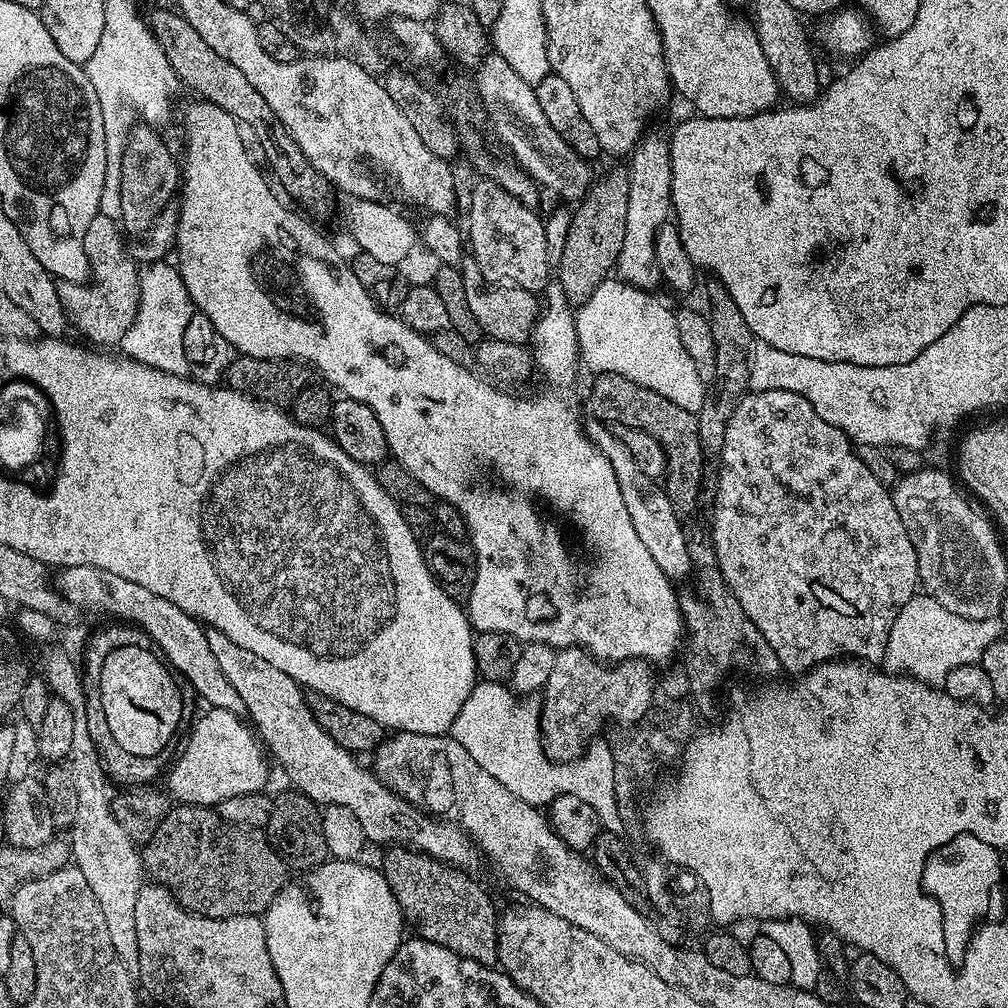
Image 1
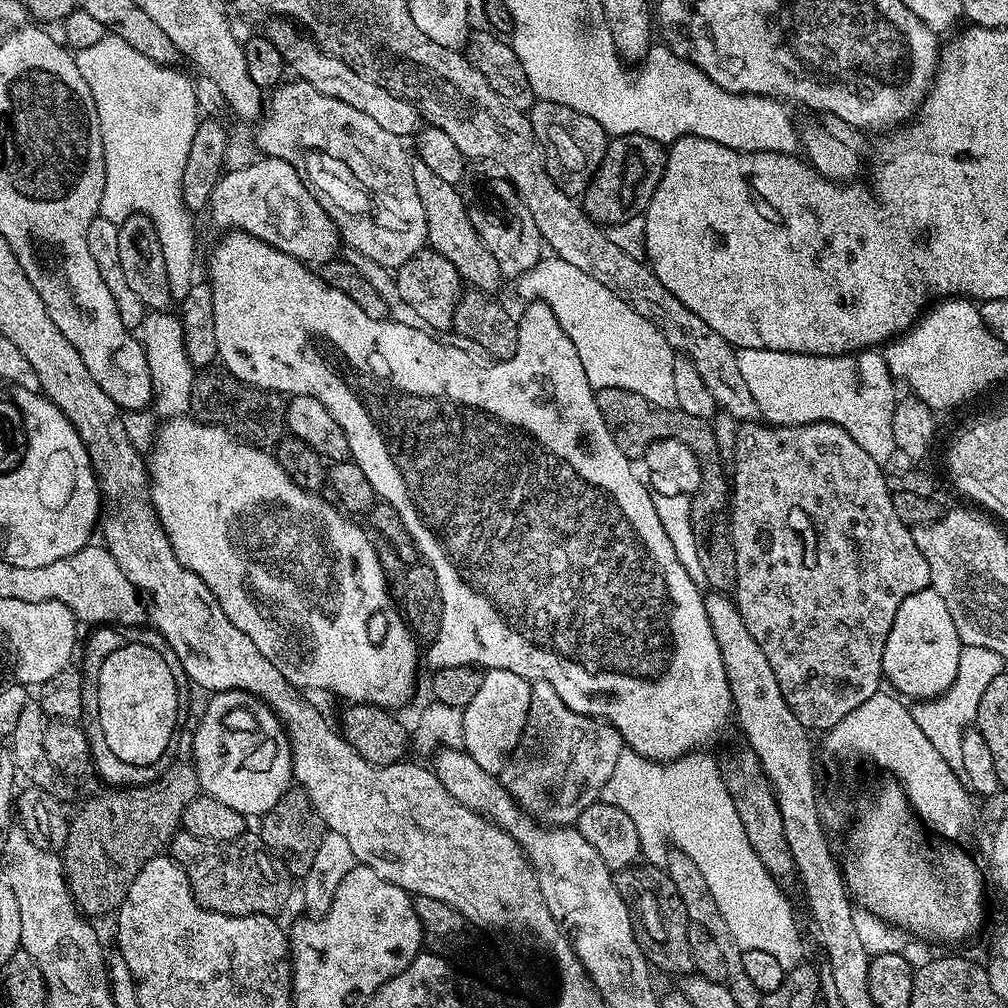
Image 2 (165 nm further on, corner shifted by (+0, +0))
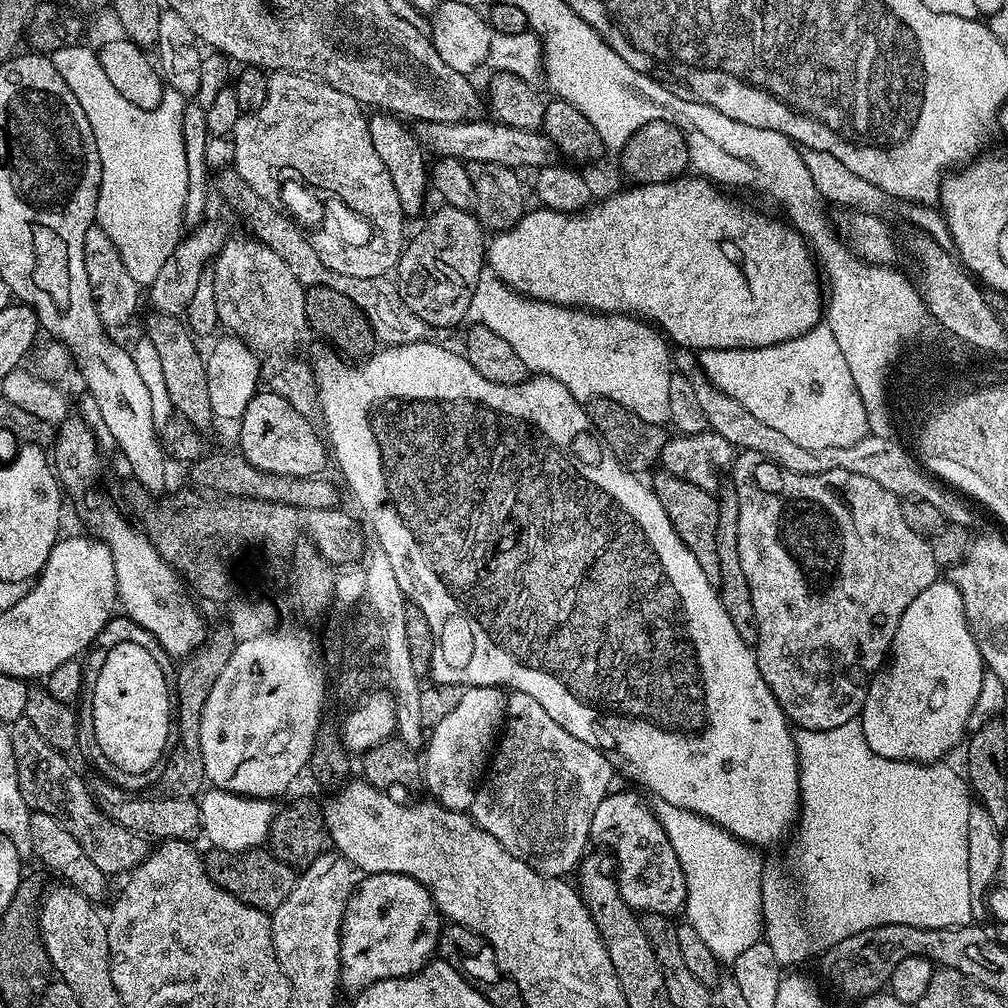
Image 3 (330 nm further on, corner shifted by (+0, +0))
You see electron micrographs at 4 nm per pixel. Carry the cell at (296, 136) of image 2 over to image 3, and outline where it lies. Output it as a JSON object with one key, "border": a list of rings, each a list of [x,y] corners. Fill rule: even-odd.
{"border":[[[298,72],[271,73],[266,102],[262,102],[257,112],[240,115],[232,131],[232,141],[236,172],[260,197],[272,200],[273,196],[280,195],[284,184],[290,181],[311,185],[321,195],[340,199],[350,210],[368,220],[374,233],[370,243],[372,250],[404,250],[406,217],[398,202],[398,193],[394,190],[394,182],[390,182],[390,170],[386,170],[382,158],[378,158],[378,150],[374,150],[374,142],[370,140],[365,109],[357,100],[350,98],[350,94],[342,94],[342,90],[334,90],[334,86]],[[333,176],[338,176],[338,185],[331,184]]]}

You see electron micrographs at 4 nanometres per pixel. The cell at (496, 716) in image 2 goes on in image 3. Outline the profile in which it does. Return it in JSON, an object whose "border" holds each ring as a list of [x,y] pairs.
{"border":[[[486,686],[464,688],[458,707],[431,729],[422,756],[422,780],[425,785],[428,783],[431,799],[437,804],[455,812],[471,809],[477,787],[497,747],[507,710],[505,689]]]}

